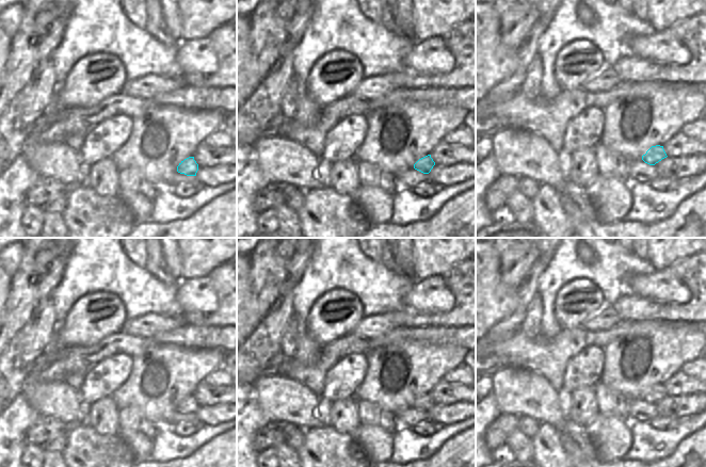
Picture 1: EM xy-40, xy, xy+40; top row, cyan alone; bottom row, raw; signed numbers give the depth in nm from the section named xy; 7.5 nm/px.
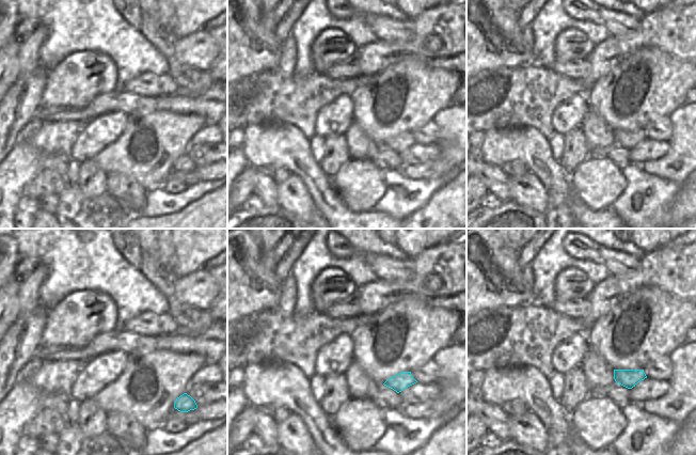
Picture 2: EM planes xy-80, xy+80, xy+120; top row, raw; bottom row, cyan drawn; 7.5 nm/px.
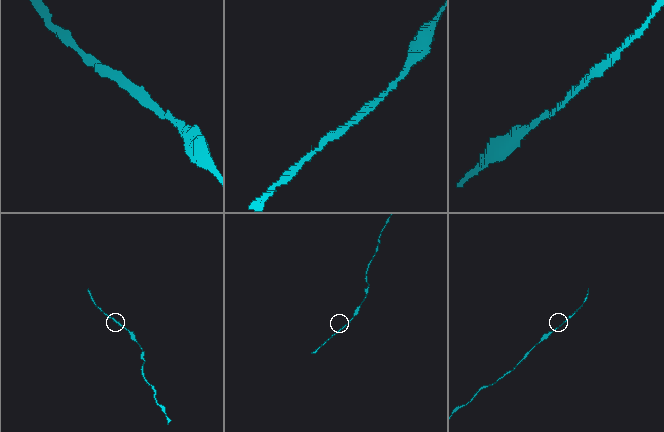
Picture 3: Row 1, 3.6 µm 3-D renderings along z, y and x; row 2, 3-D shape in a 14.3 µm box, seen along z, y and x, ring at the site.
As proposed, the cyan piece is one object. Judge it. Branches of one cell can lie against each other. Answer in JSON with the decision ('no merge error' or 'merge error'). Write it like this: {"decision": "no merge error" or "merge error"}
{"decision": "no merge error"}

